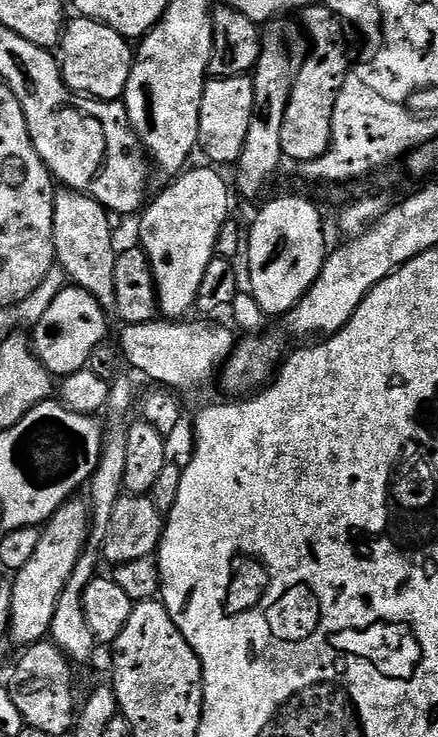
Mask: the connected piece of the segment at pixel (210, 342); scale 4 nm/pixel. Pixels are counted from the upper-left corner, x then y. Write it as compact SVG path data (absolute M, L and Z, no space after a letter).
M157 318L149 324L125 327L125 332L121 334L120 340L118 339L118 347L129 365L133 364L138 371L145 372L157 385L177 393L192 392L196 384L206 383L211 378L216 364L218 368L226 360L222 325L207 324L204 320L196 320L193 324L184 323L188 322Z

